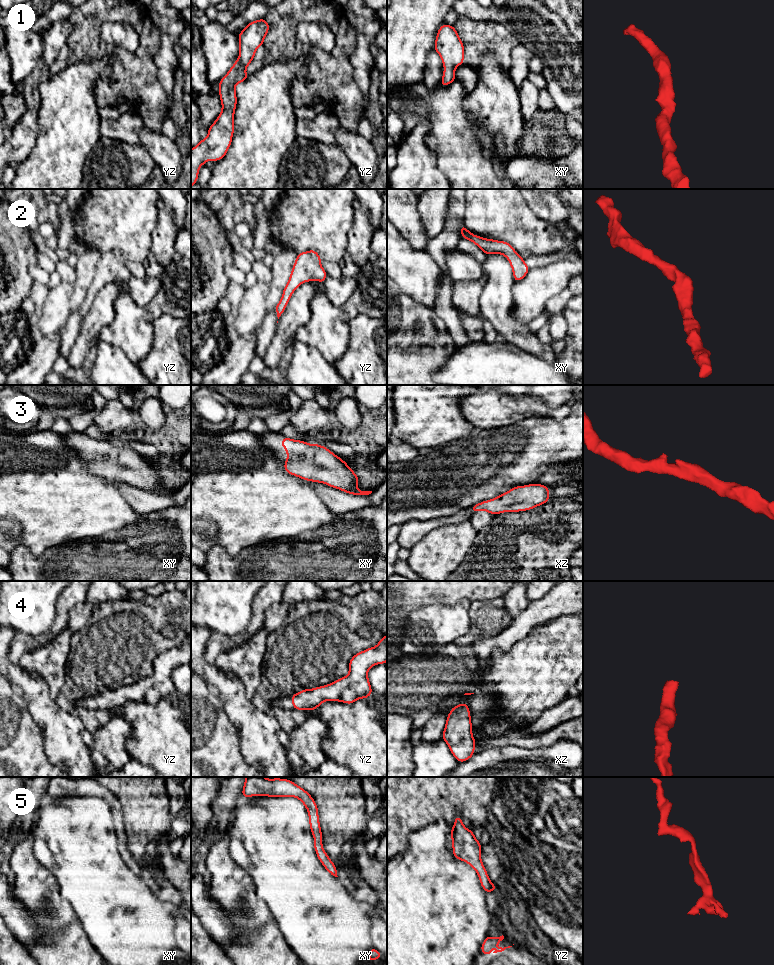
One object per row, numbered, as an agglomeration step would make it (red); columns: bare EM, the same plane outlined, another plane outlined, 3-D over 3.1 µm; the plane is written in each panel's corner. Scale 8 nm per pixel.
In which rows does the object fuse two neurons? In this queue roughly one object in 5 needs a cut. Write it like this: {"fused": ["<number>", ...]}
{"fused": []}

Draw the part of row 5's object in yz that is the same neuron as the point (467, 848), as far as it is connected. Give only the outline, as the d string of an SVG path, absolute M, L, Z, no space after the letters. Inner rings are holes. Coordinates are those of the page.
M459 815L455 816L454 826L451 829L452 850L456 859L468 863L476 871L480 884L486 893L492 892L496 887L487 874L481 860L482 845L475 838L473 830L467 829Z

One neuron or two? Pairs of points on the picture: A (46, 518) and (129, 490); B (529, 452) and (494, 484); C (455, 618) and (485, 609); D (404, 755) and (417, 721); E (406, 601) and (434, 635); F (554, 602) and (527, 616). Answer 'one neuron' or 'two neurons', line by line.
A: two neurons
B: one neuron
C: two neurons
D: two neurons
E: two neurons
F: one neuron

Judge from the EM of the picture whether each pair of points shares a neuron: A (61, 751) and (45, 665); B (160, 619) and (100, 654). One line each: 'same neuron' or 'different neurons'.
A: different neurons
B: same neuron

